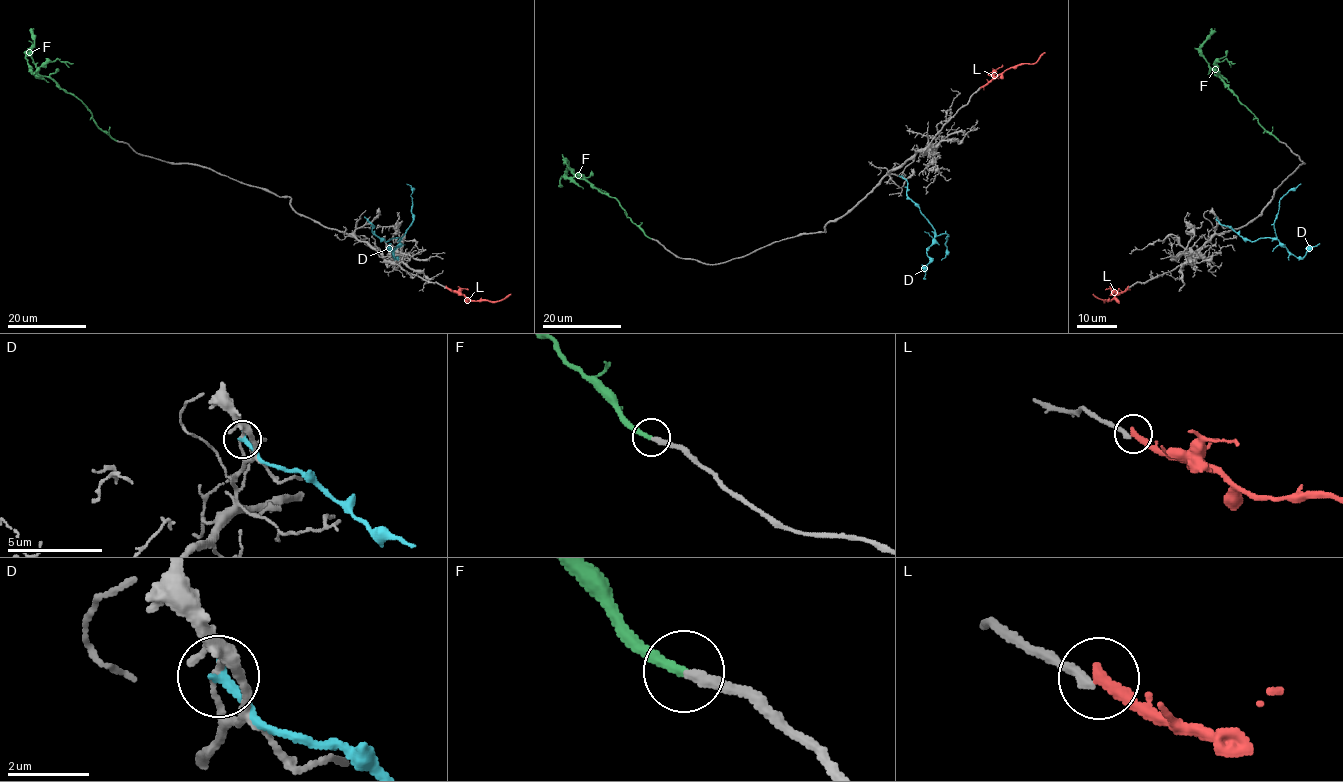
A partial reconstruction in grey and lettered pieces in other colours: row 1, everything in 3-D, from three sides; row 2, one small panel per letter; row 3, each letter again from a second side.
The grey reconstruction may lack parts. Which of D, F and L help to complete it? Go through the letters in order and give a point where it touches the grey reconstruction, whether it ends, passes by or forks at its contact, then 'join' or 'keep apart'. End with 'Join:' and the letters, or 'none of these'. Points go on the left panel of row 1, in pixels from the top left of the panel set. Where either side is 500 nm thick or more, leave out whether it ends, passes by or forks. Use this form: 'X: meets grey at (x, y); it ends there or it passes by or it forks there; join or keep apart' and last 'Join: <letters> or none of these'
D: meets grey at (367, 219); it ends there; keep apart
F: meets grey at (116, 140); it ends there; join
L: meets grey at (446, 287); it passes by; keep apart
Join: F

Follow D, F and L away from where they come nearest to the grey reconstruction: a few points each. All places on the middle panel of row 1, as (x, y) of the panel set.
D: (902, 175), (907, 181), (907, 195), (932, 226), (935, 235), (947, 235), (946, 256), (941, 260)
F: (650, 238), (631, 221), (615, 198), (577, 177), (566, 160), (568, 174)
L: (980, 87), (1007, 69), (1034, 63), (1045, 52)

